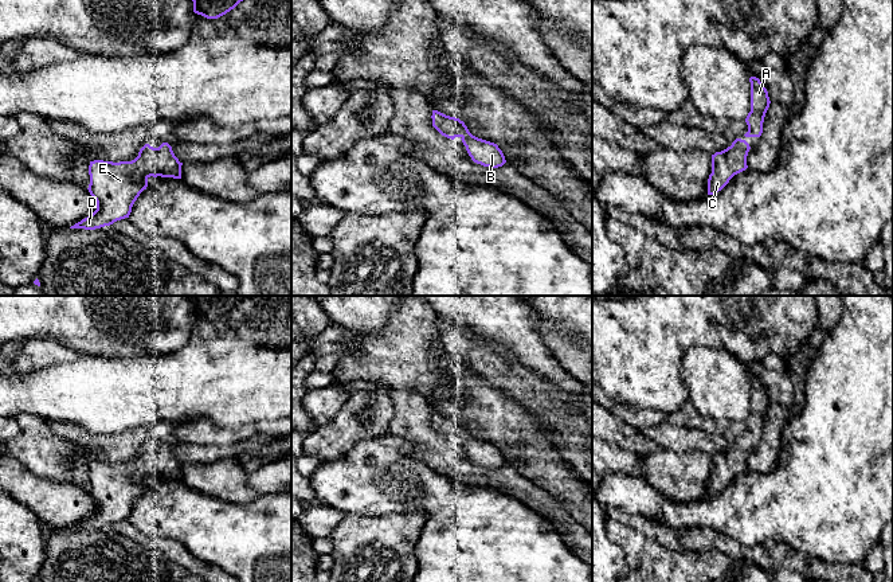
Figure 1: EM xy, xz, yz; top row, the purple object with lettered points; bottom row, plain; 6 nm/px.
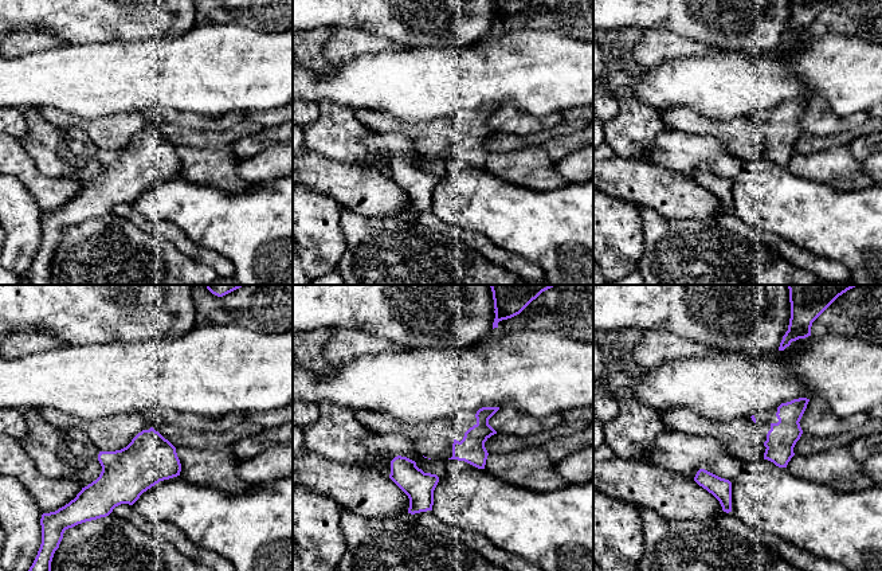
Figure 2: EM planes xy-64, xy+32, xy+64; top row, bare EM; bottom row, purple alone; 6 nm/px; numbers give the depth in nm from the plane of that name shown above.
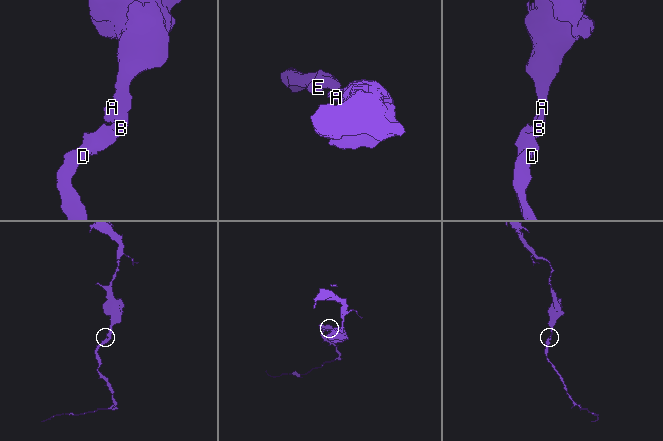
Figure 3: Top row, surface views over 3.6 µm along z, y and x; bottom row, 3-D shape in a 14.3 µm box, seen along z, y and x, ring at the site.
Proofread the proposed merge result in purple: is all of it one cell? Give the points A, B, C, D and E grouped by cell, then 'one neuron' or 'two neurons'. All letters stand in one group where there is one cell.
A B C D E | one neuron

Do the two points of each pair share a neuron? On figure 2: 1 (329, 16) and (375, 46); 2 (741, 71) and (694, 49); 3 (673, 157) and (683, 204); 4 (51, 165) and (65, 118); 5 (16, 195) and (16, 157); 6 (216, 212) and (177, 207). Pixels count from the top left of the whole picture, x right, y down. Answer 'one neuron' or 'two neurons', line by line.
1: two neurons
2: two neurons
3: two neurons
4: two neurons
5: two neurons
6: one neuron

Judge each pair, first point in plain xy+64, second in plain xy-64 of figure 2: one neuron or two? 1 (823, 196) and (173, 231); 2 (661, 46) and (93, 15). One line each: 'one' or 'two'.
1: two
2: two

